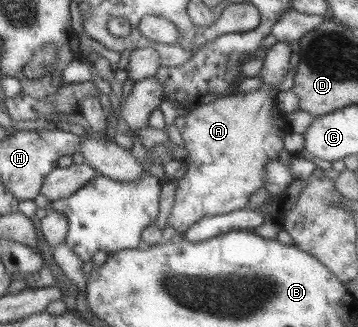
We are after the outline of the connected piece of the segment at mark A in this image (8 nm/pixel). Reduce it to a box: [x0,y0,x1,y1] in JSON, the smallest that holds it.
[167,41,292,235]

